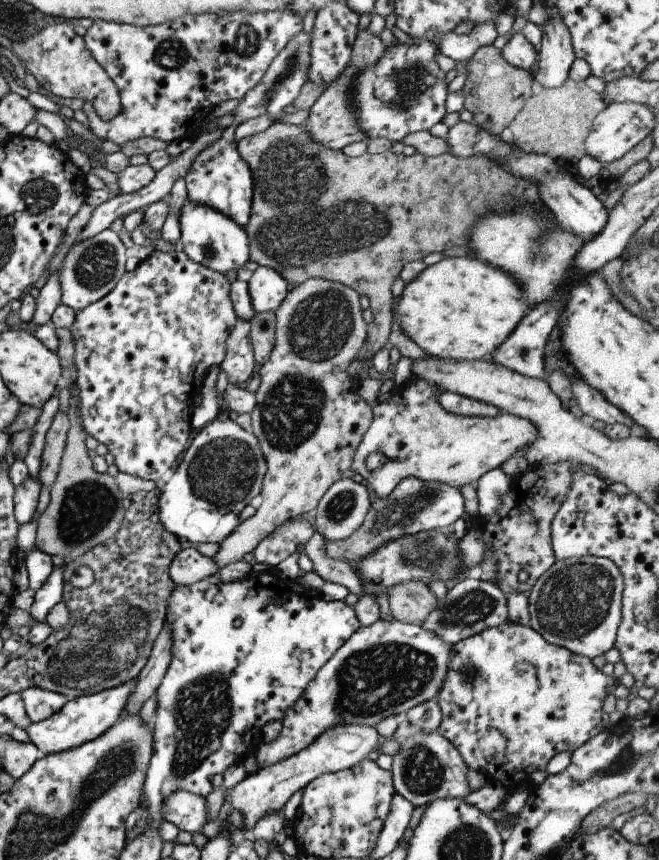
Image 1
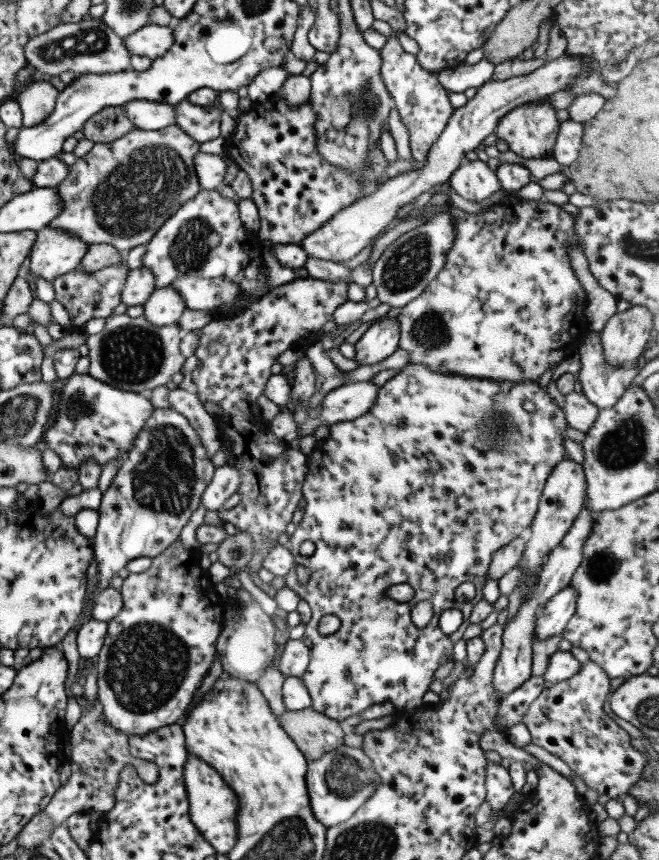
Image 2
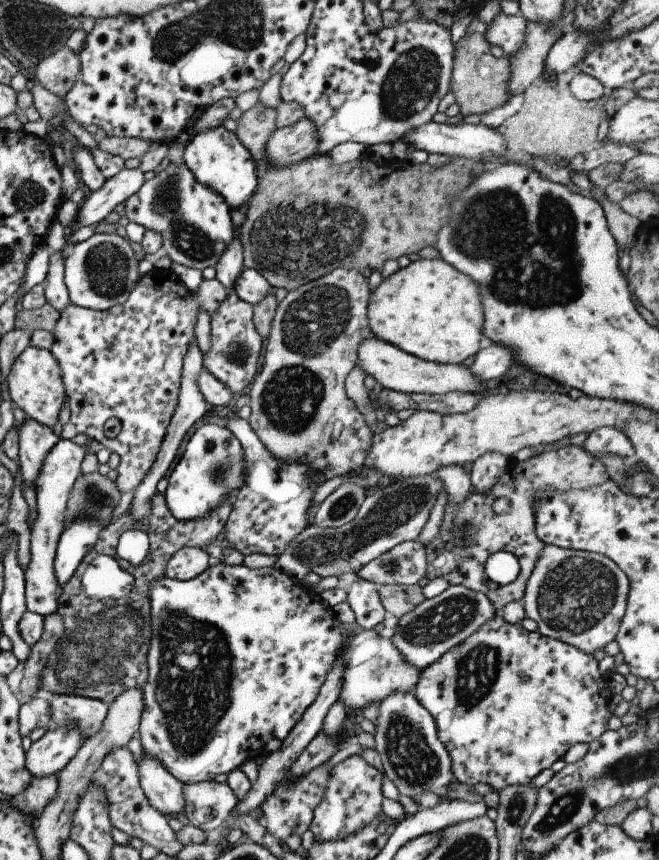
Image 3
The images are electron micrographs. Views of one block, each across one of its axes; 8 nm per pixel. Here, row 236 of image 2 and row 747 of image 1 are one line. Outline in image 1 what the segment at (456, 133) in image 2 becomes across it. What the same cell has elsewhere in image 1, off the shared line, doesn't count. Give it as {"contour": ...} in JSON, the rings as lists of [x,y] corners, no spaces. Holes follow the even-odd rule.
{"contour":[[[349,723],[326,728],[309,746],[282,761],[274,762],[271,766],[259,767],[235,786],[225,789],[224,801],[230,804],[231,810],[242,814],[242,830],[245,831],[243,836],[247,837],[259,818],[283,808],[291,794],[299,788],[304,788],[311,779],[323,773],[349,768],[357,761],[365,759],[373,748],[378,749],[382,741],[383,738],[373,727]]]}

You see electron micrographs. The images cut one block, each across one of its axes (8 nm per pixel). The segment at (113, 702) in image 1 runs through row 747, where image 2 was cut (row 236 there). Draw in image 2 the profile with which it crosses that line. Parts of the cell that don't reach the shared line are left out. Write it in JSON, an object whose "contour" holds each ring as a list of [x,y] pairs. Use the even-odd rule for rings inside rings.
{"contour":[[[43,227],[31,245],[29,273],[51,282],[53,277],[77,268],[88,245],[67,231]]]}

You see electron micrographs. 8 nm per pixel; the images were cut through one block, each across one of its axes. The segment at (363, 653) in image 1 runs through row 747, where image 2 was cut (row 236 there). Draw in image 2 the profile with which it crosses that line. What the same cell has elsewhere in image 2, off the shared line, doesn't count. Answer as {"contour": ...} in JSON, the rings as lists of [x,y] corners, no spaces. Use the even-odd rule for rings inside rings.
{"contour":[[[277,93],[268,100],[252,102],[248,110],[241,111],[233,119],[235,128],[233,133],[224,139],[223,155],[249,177],[252,187],[250,199],[255,203],[260,224],[256,236],[259,236],[260,240],[267,239],[275,245],[299,245],[307,234],[311,234],[325,224],[335,212],[363,198],[366,193],[364,185],[377,188],[380,183],[387,180],[385,168],[389,166],[389,162],[379,149],[379,141],[369,145],[367,159],[363,161],[359,173],[345,171],[337,165],[327,163],[321,155],[317,155],[317,147],[315,147],[317,135],[313,127],[317,116],[307,101],[297,107],[289,107],[287,101]]]}

